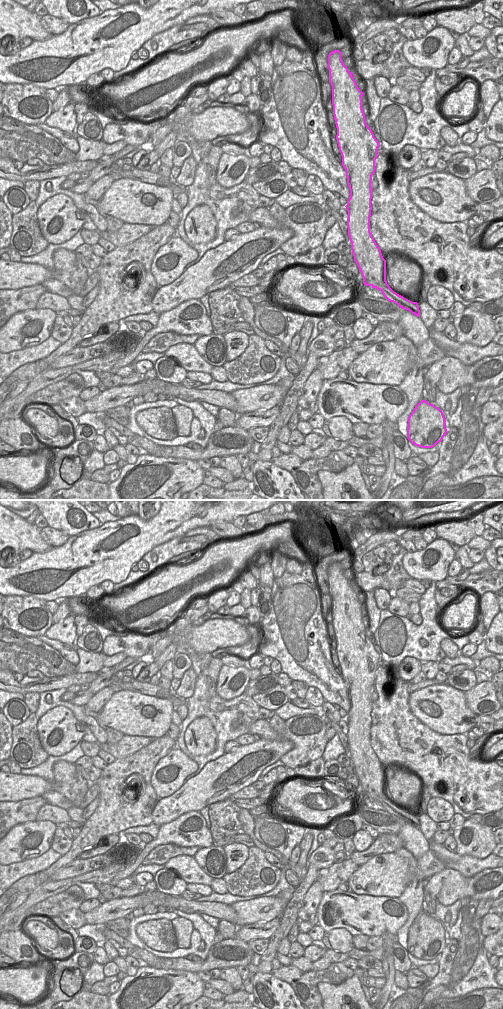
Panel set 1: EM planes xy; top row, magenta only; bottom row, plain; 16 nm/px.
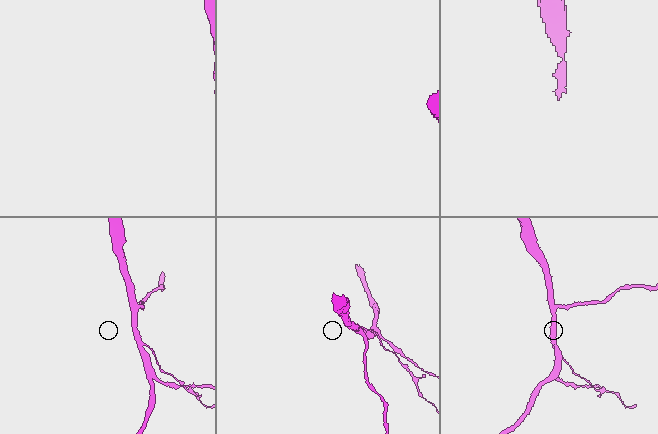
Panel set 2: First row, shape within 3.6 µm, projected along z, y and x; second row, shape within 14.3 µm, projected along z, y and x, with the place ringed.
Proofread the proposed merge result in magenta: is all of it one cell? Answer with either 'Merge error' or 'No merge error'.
Merge error.

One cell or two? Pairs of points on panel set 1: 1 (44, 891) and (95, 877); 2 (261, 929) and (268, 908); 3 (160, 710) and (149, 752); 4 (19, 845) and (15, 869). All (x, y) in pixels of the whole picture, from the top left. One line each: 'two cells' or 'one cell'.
1: one cell
2: two cells
3: two cells
4: two cells

